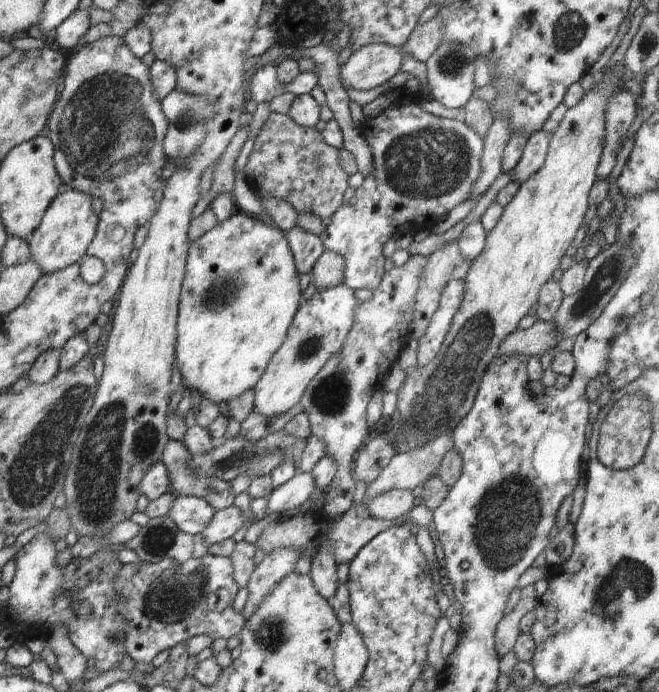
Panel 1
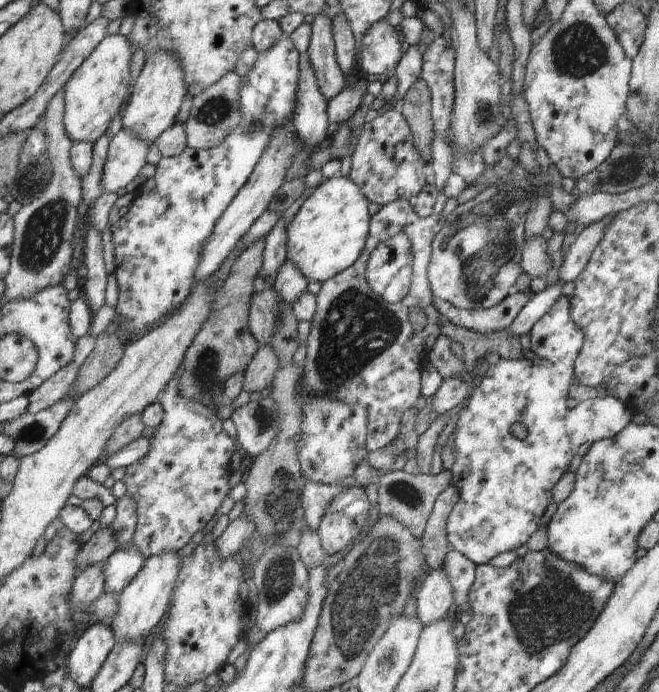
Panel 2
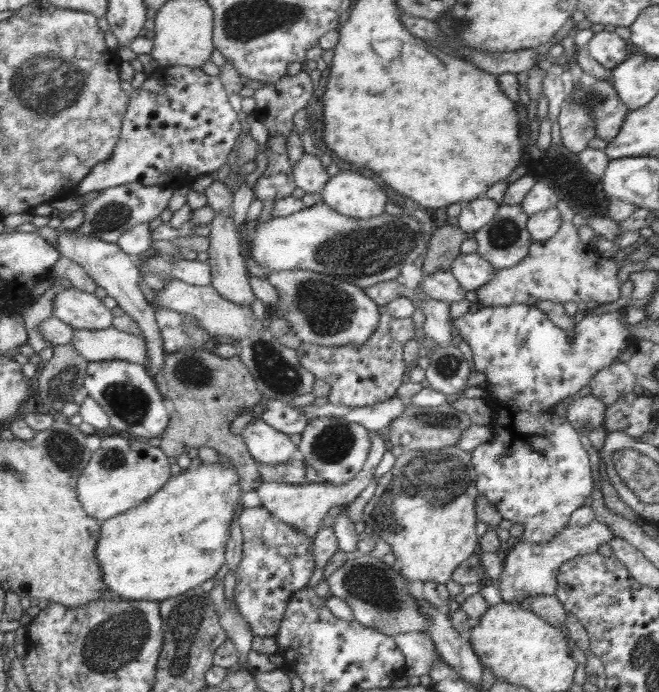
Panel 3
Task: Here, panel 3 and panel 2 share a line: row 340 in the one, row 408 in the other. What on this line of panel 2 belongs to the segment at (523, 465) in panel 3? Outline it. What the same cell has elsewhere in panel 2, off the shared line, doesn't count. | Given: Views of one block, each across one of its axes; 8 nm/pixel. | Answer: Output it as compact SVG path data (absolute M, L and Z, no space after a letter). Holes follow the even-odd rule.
M560 295L552 306L546 311L546 314L539 318L534 326L530 329L530 353L520 359L500 359L497 364L490 365L487 370L487 374L483 379L476 385L473 390L467 407L460 412L456 428L456 440L454 444L456 446L456 459L451 468L451 484L456 486L460 493L460 500L456 502L452 512L448 515L447 520L447 537L449 540L449 546L456 549L460 554L469 558L474 564L485 565L498 556L500 552L508 552L508 550L517 549L522 544L526 544L528 539L536 530L538 530L538 522L546 508L550 506L552 500L552 488L556 486L556 483L562 475L567 472L570 460L577 454L578 448L584 444L584 442L590 442L592 445L595 442L601 441L602 439L612 438L615 434L618 434L621 430L624 430L628 423L632 422L632 417L635 412L631 411L621 400L614 398L612 395L606 395L604 397L594 397L593 399L586 399L580 401L578 405L572 409L566 407L566 399L568 397L568 389L573 375L573 364L575 358L578 356L580 348L582 348L583 334L581 330L572 322L570 314L569 298L564 295ZM512 424L522 424L526 426L527 434L524 438L517 438L512 435L510 426Z

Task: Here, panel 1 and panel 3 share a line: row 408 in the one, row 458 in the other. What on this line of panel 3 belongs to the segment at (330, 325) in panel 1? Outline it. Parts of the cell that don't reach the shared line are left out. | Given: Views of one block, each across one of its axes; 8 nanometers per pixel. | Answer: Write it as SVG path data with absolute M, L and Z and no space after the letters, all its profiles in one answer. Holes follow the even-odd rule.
M252 419L242 430L241 437L249 453L256 461L265 465L276 466L289 463L298 450L290 435L270 427L262 419Z

